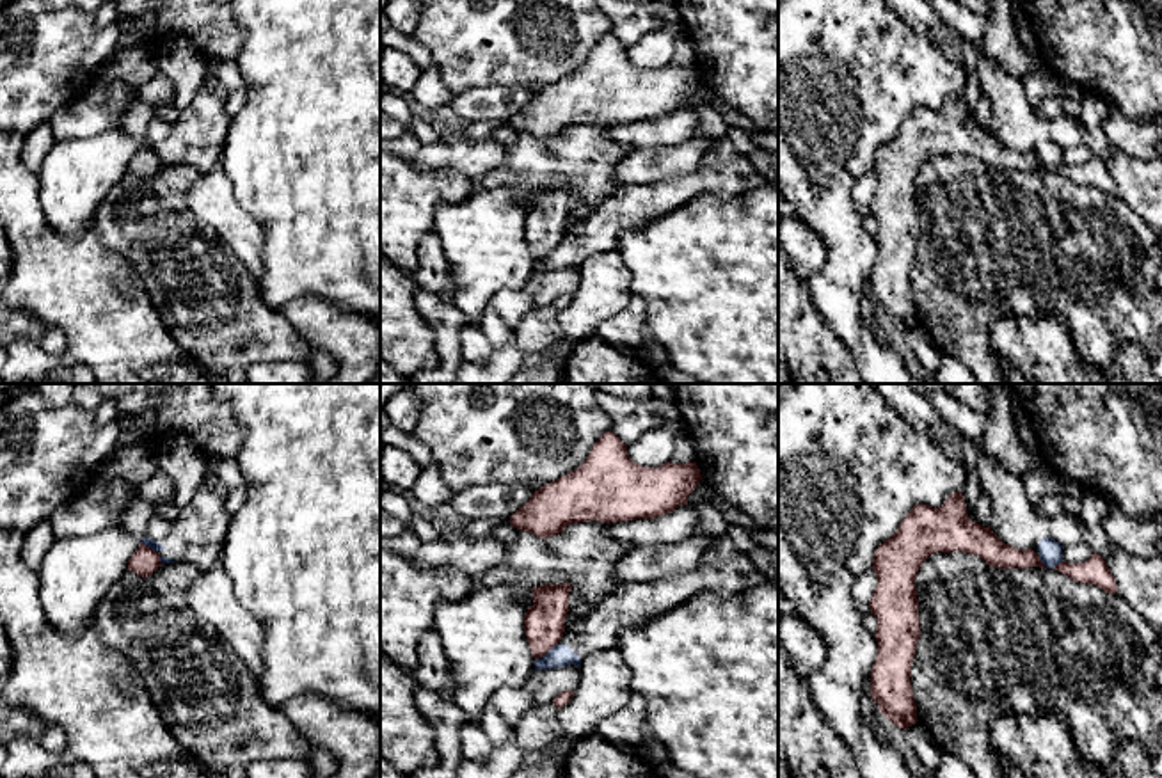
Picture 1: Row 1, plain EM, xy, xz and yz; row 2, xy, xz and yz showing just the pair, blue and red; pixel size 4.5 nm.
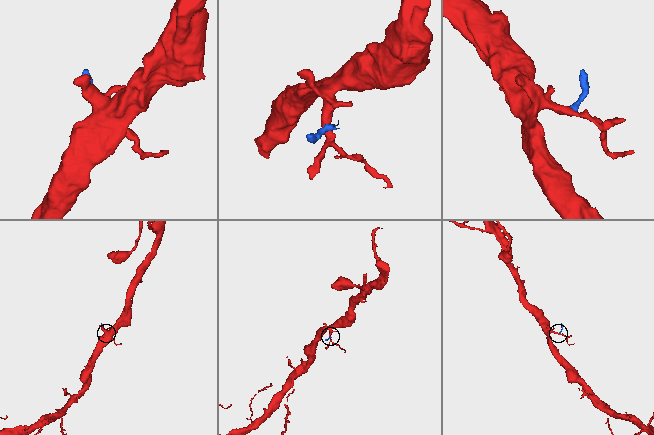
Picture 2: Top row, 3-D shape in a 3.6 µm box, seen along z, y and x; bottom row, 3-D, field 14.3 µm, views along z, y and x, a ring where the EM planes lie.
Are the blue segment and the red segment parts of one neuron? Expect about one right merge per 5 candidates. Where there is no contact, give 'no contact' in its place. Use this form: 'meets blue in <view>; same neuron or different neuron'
meets blue in xz; different neuron

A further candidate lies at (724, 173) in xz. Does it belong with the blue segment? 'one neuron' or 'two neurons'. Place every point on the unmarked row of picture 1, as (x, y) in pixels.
one neuron

